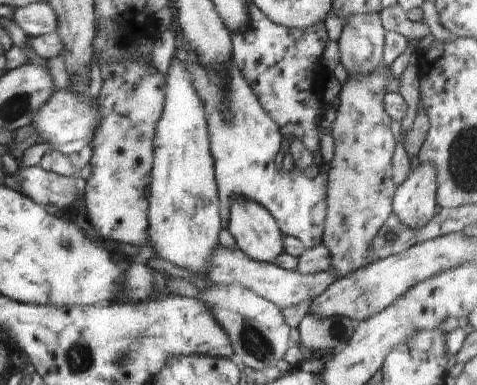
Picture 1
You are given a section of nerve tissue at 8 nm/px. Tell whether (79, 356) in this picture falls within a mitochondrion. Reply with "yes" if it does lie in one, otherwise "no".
yes

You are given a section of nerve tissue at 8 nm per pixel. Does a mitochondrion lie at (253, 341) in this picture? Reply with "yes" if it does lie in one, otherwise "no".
yes

